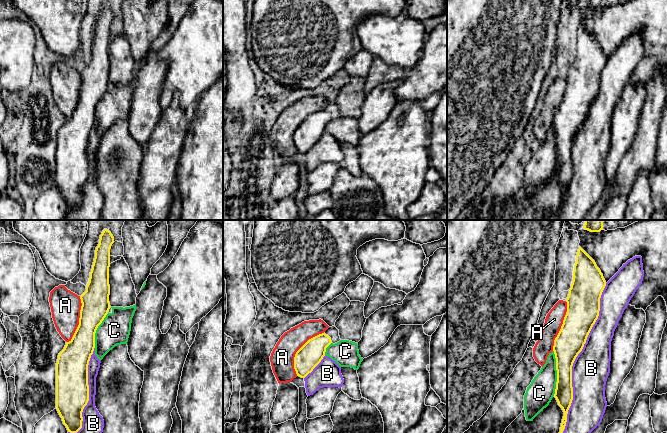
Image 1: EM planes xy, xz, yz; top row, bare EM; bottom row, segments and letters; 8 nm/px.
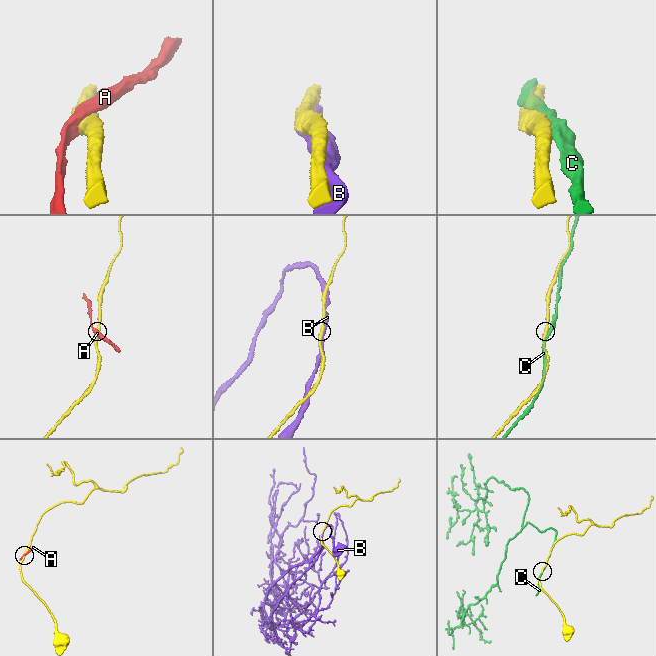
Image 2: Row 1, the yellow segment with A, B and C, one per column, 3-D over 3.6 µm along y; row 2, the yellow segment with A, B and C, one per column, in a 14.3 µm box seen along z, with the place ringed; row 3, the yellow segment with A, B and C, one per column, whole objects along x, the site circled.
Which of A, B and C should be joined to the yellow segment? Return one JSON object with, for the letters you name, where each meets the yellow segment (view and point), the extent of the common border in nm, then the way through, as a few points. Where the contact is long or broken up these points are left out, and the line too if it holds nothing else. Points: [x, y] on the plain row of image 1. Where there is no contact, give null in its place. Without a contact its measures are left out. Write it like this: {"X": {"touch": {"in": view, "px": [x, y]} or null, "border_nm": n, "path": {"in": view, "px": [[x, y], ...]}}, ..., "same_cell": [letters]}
{"same_cell": []}

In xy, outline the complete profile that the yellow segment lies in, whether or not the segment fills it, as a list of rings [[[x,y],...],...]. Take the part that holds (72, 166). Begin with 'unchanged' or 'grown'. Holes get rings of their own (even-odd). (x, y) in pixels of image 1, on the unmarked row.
unchanged; [[[104,5],[86,67],[80,72],[79,101],[56,139],[56,185],[72,210],[82,204],[82,188],[89,177],[88,141],[95,124],[95,109],[111,83],[109,43],[113,19],[113,11]]]

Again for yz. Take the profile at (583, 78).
unchanged; [[[579,22],[573,47],[573,57],[566,75],[567,88],[561,105],[554,116],[553,127],[556,134],[557,158],[554,173],[562,184],[564,192],[560,208],[556,212],[547,212],[542,220],[560,220],[567,198],[568,186],[573,176],[572,142],[582,127],[587,113],[599,92],[600,74],[606,57],[595,37]]]

